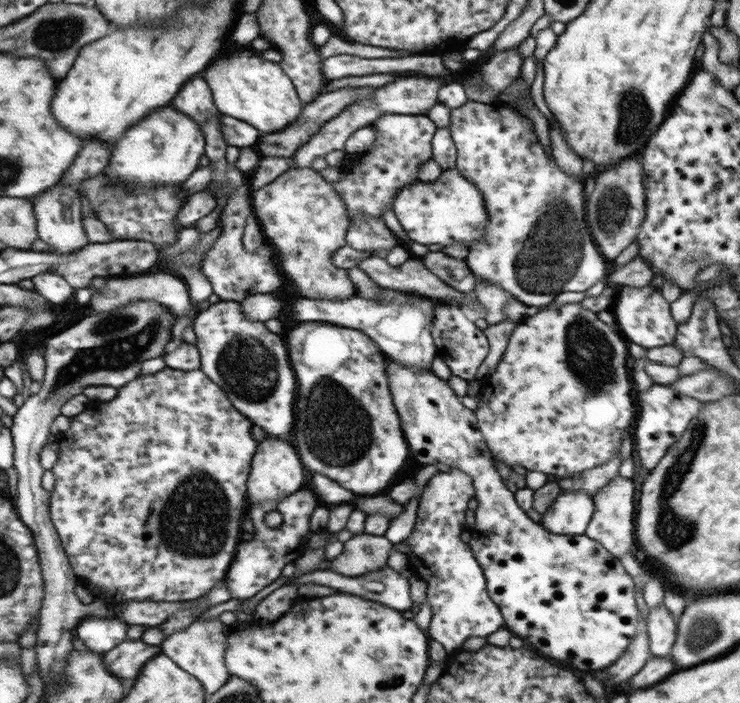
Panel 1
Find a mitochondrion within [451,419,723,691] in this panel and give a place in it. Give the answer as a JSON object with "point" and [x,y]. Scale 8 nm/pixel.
{"point":[703,629]}

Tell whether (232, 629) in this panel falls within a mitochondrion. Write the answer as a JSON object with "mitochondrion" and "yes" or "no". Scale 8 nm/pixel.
{"mitochondrion":"no"}

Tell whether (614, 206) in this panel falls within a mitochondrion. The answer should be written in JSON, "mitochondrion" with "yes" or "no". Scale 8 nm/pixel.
{"mitochondrion":"yes"}

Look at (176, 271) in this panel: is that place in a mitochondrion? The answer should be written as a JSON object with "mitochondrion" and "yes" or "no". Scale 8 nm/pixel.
{"mitochondrion":"no"}

